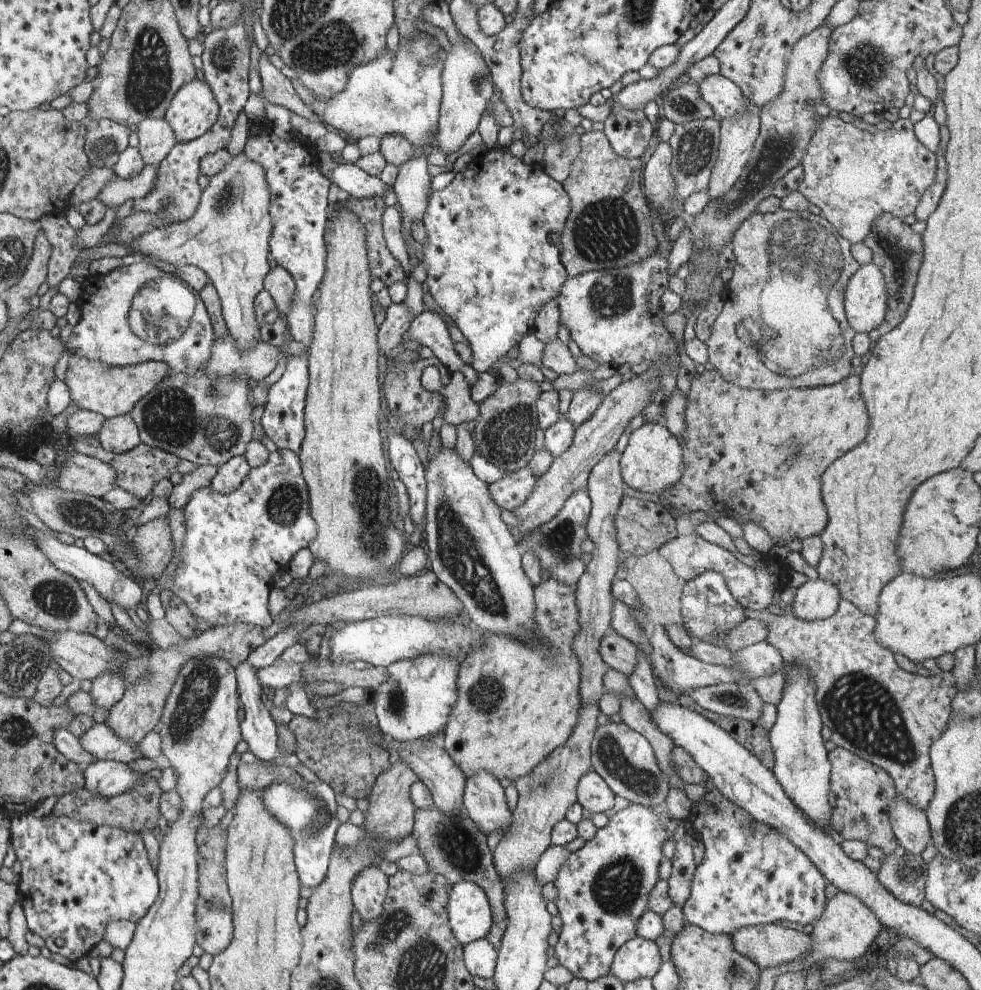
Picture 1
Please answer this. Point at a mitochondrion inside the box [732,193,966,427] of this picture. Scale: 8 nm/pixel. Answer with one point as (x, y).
(803, 251)

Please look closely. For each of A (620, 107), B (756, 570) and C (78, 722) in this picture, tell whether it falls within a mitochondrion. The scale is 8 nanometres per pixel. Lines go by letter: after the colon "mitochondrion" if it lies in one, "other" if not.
A: other
B: other
C: other

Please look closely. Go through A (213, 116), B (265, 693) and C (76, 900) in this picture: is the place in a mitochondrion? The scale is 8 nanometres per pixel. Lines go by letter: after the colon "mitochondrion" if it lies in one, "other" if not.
A: other
B: other
C: other

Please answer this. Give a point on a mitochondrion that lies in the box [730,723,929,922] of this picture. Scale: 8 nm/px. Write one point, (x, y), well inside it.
(908, 868)

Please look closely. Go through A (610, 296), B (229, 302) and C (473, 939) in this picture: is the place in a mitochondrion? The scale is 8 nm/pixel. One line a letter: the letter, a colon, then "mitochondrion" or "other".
A: mitochondrion
B: other
C: other

